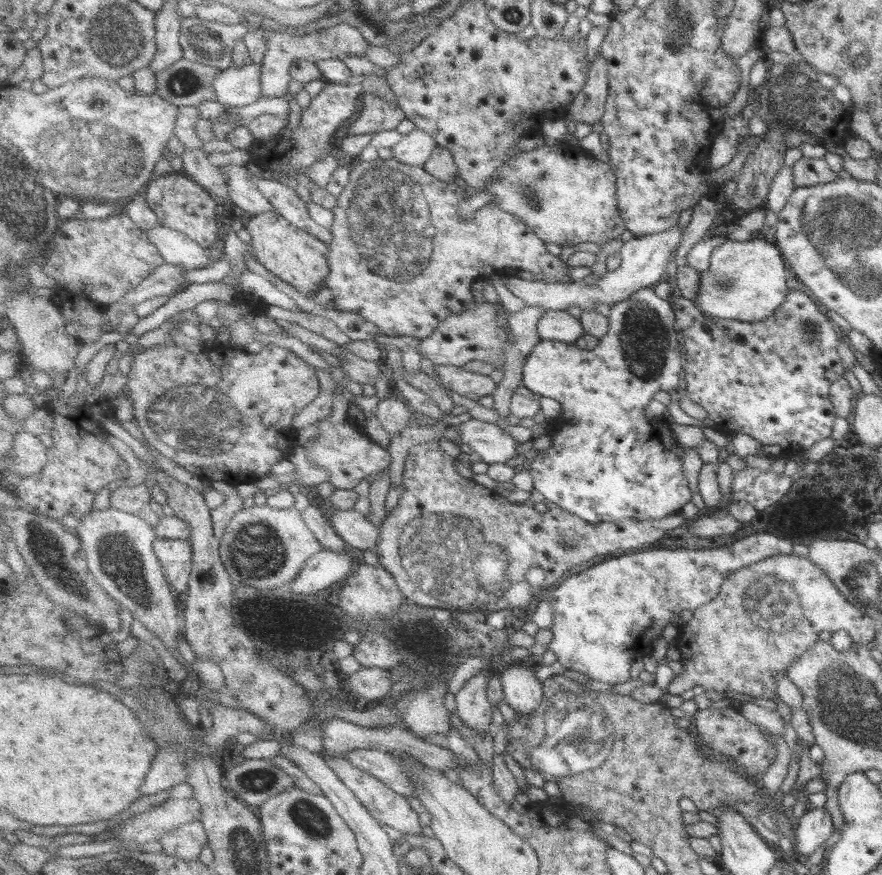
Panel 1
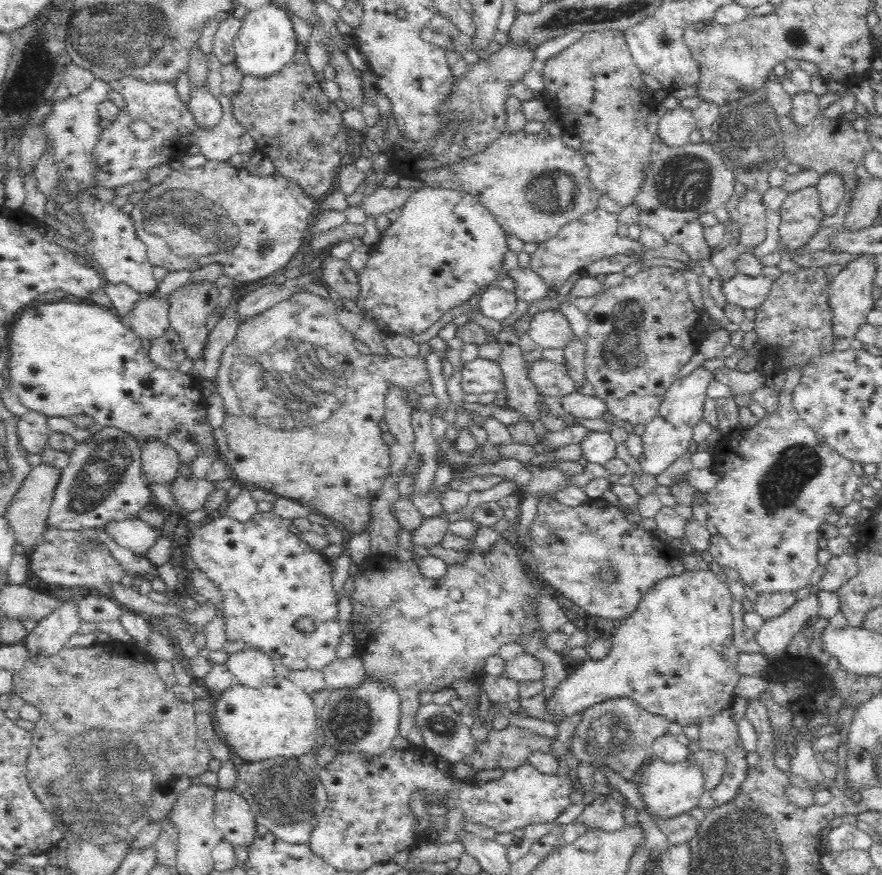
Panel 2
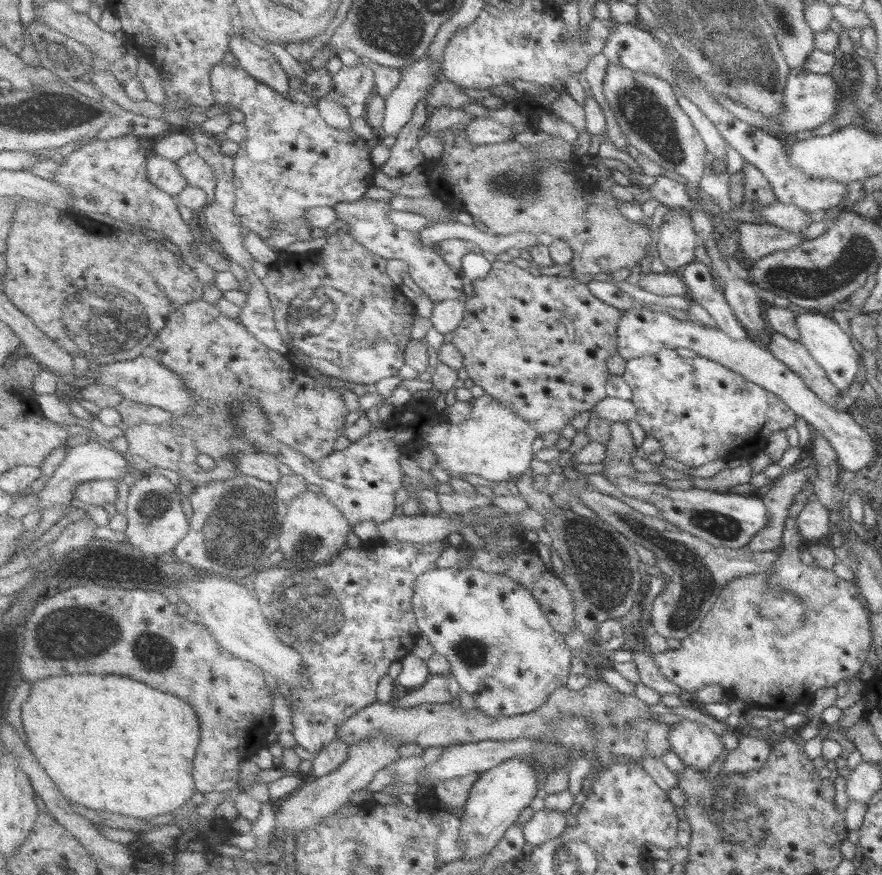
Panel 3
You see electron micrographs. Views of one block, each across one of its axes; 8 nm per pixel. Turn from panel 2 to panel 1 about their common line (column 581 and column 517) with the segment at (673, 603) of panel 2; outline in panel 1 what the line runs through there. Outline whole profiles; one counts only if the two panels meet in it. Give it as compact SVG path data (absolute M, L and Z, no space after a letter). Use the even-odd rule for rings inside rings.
M518 662L516 666L498 675L502 681L507 703L517 712L534 714L538 708L548 704L544 681L537 676L536 663Z

